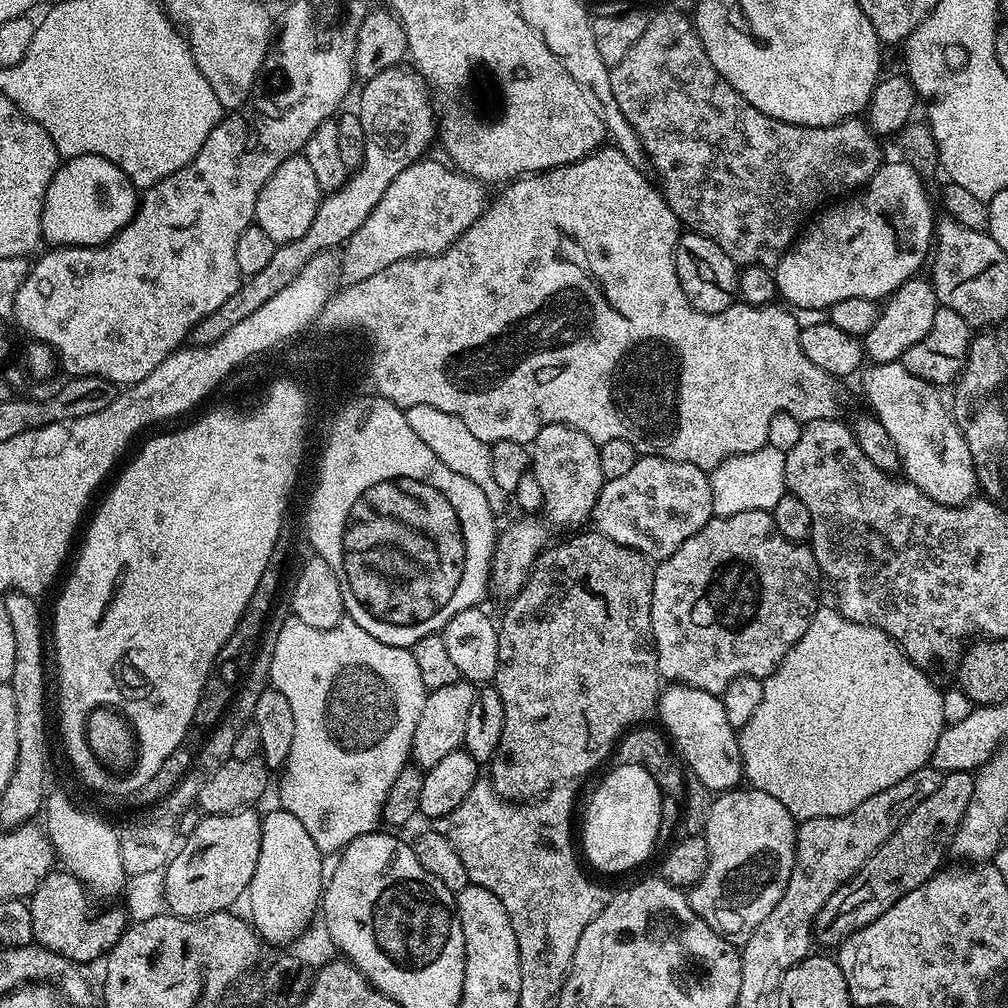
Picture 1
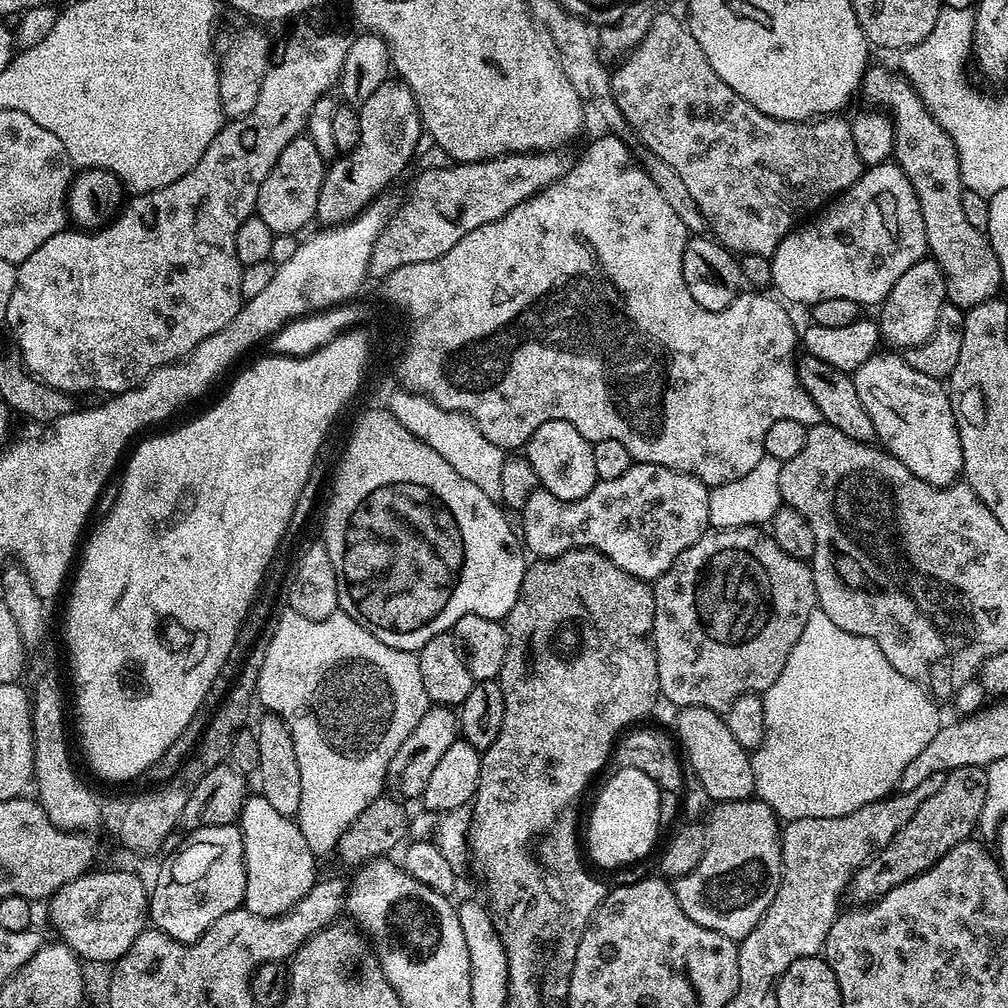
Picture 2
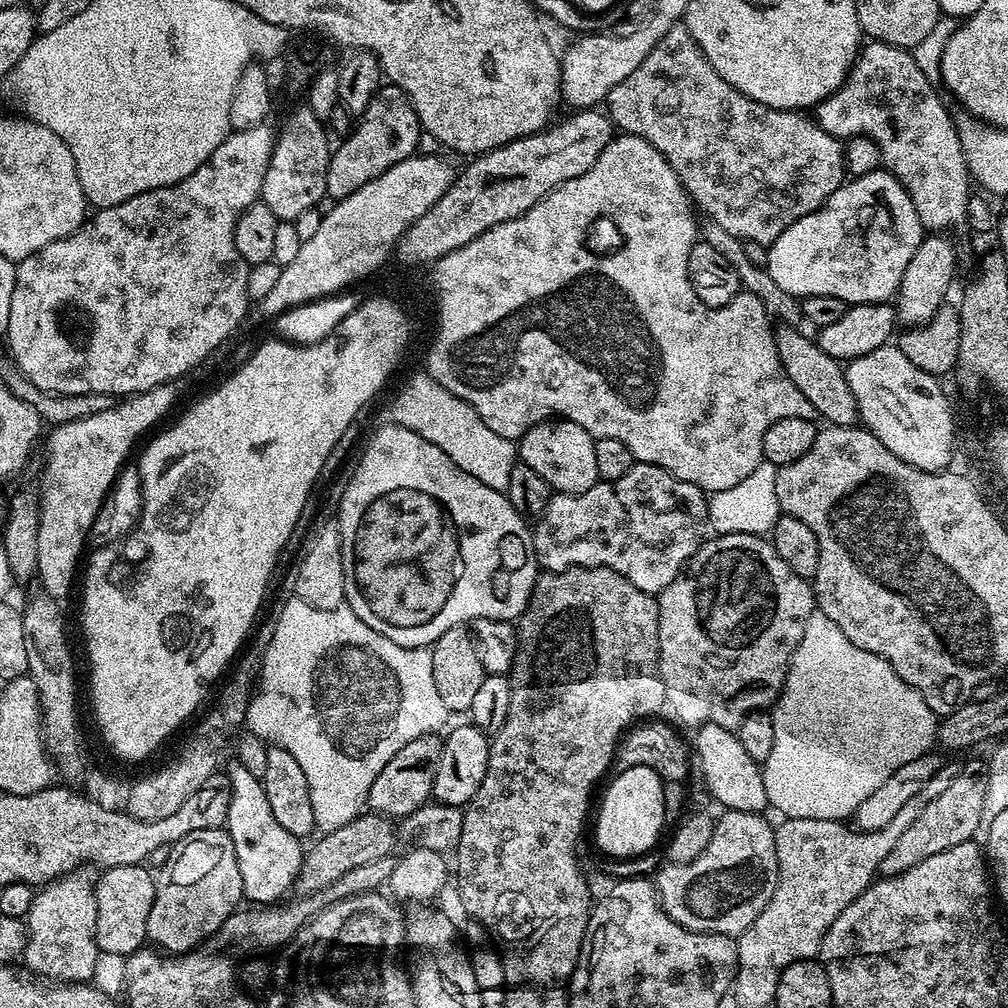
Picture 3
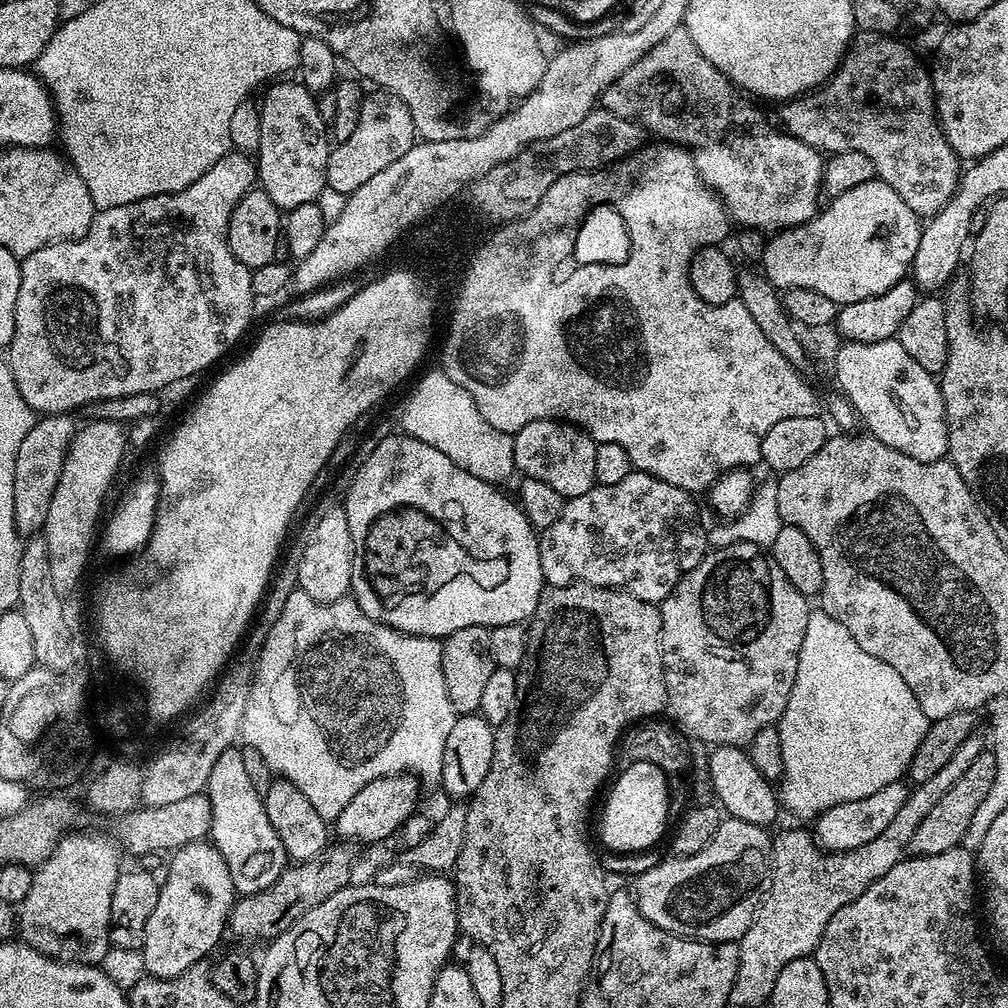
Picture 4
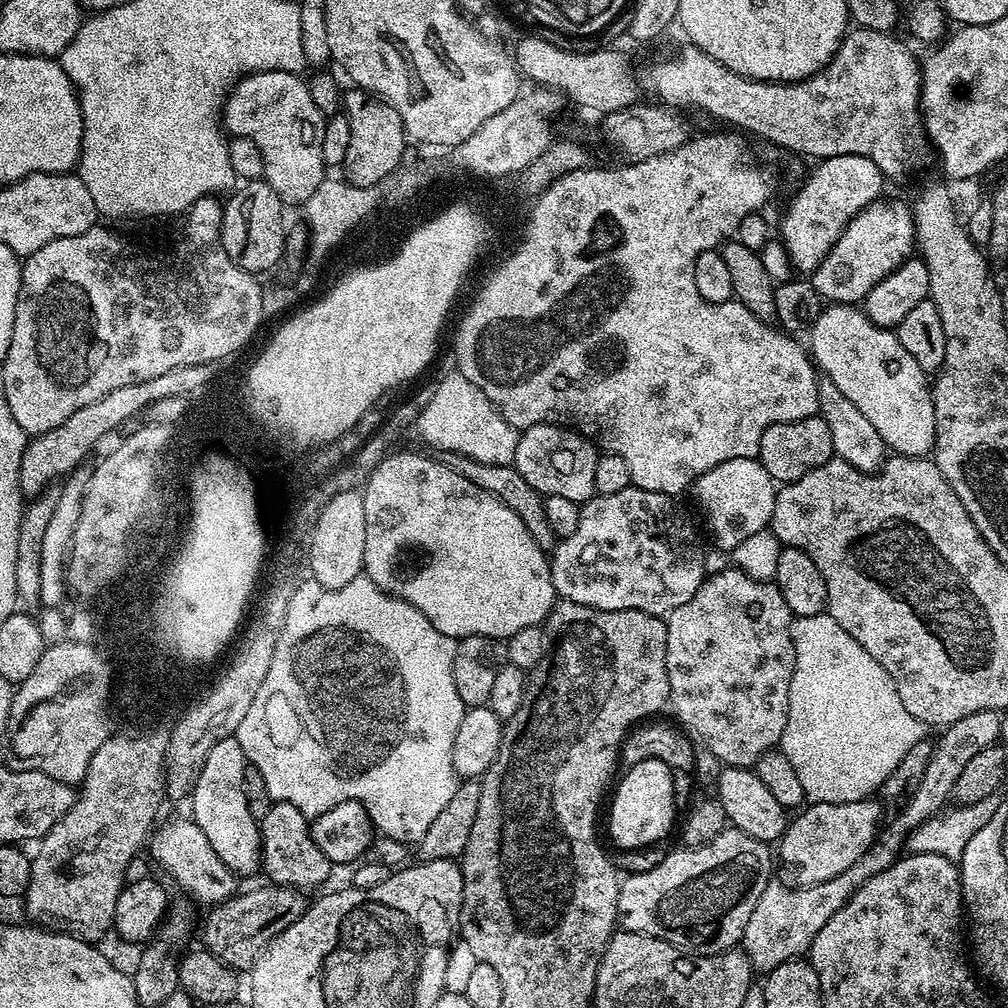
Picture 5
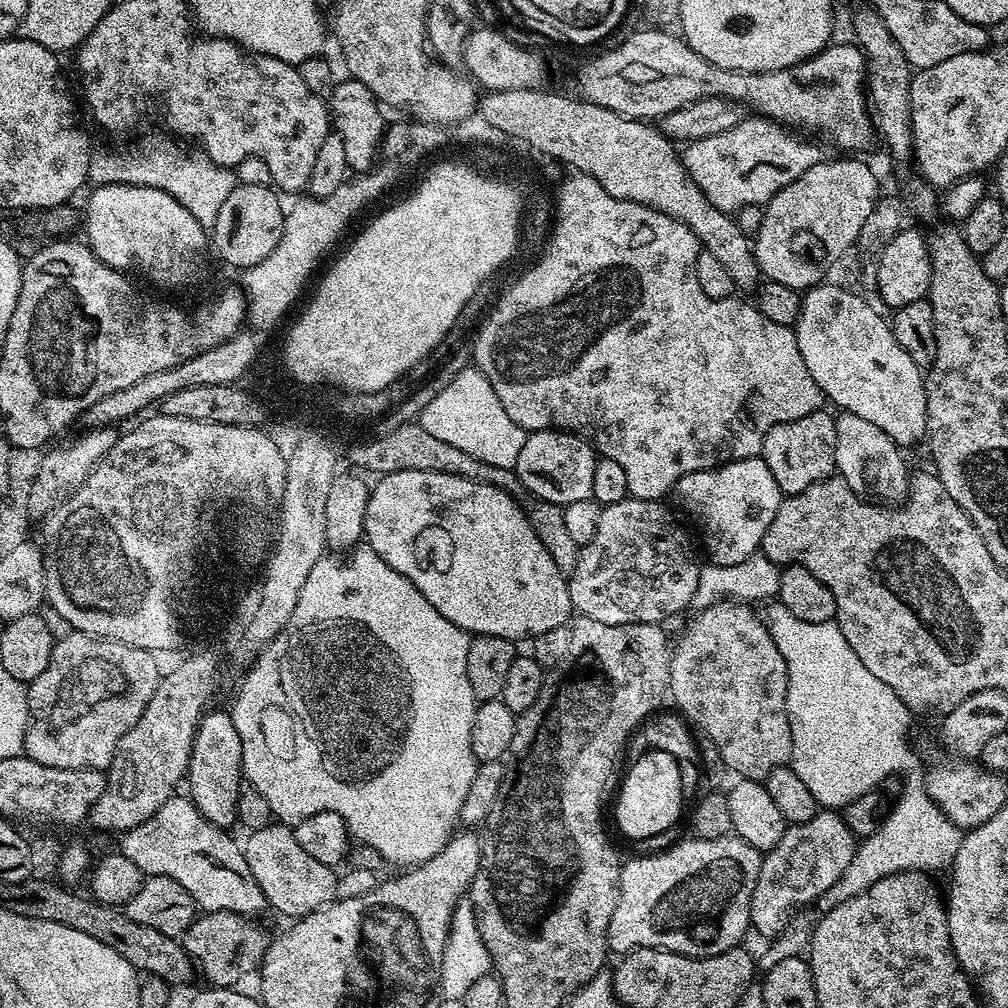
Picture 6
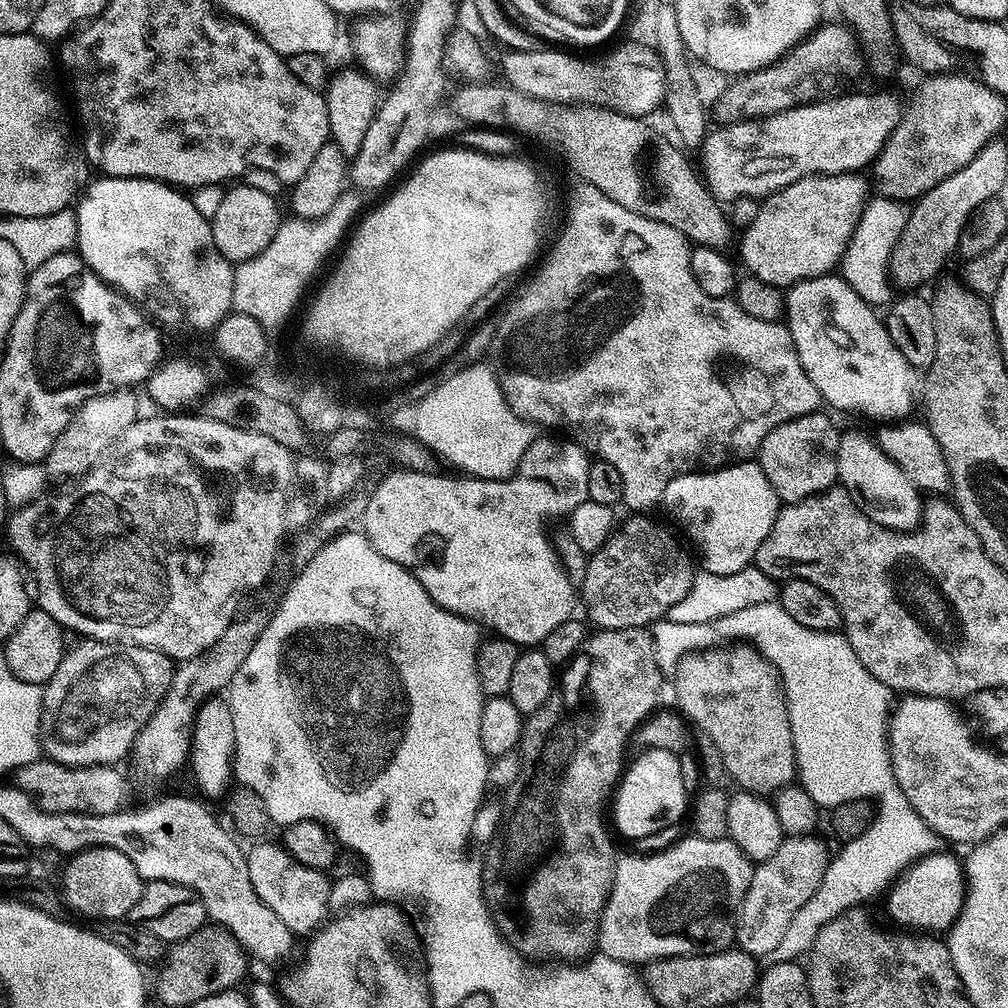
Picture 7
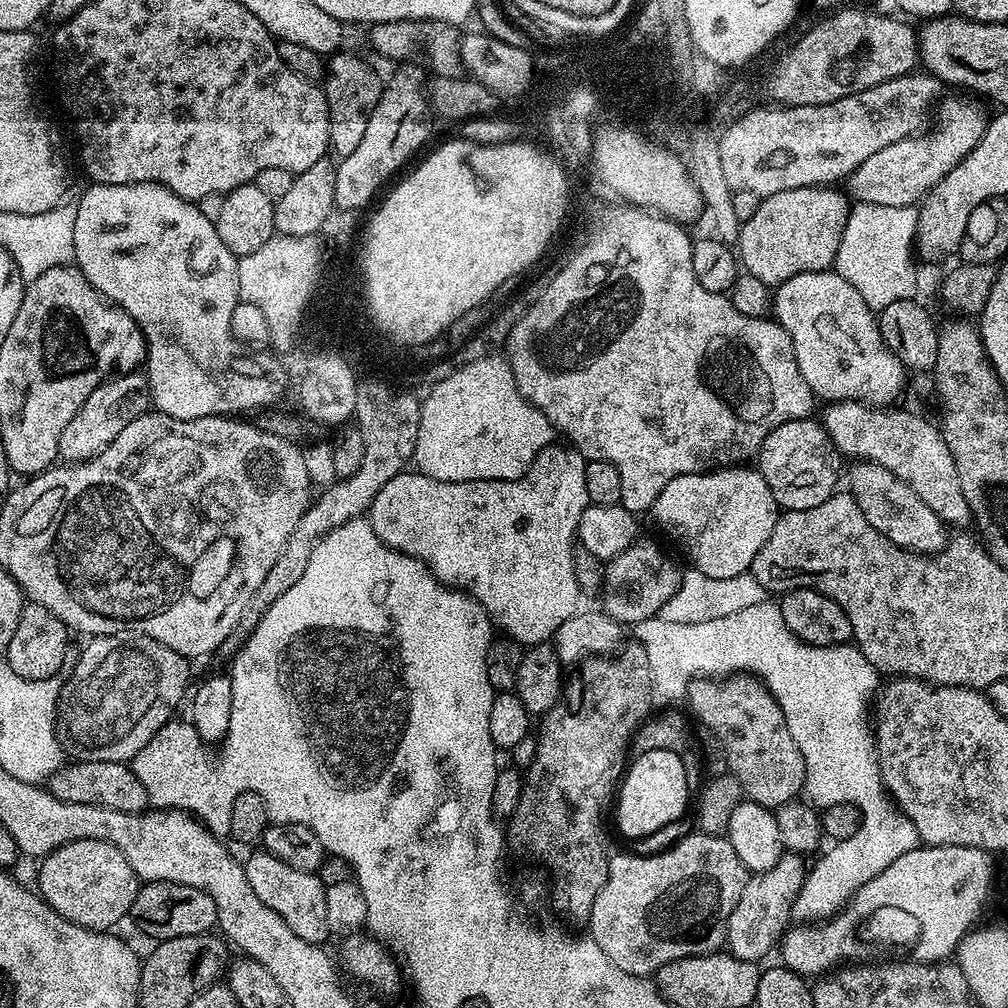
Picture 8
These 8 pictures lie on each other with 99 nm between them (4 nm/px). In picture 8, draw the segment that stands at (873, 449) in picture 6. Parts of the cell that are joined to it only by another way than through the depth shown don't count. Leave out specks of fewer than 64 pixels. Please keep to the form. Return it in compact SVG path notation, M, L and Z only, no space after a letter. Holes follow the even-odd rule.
M856 462L851 465L852 473L848 480L852 497L858 502L862 514L866 514L866 522L874 526L890 542L894 542L898 547L906 549L908 552L919 552L921 554L937 554L946 547L950 536L946 531L943 520L906 486L890 470L886 470L877 464L867 462Z

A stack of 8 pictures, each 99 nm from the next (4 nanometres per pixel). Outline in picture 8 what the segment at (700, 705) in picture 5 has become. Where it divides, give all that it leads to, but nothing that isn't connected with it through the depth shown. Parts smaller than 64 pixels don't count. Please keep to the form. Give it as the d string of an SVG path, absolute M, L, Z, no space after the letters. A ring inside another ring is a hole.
M748 676L724 678L719 682L701 678L689 684L686 700L692 703L691 715L693 717L696 715L703 727L714 730L714 734L718 734L718 742L722 742L726 750L731 775L738 778L747 799L753 800L755 804L760 804L764 808L775 810L781 808L786 802L797 799L804 792L806 770L802 754L790 734L779 702L759 680Z

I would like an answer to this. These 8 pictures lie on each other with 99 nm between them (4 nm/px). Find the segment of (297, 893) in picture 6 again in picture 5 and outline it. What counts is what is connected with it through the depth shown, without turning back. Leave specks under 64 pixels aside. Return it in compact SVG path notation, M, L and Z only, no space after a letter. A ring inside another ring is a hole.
M273 802L270 810L266 810L266 818L259 820L260 826L260 854L262 857L262 872L271 883L281 884L287 888L309 890L324 884L328 875L334 872L334 866L318 850L312 837L309 817L298 810L298 806L290 806Z

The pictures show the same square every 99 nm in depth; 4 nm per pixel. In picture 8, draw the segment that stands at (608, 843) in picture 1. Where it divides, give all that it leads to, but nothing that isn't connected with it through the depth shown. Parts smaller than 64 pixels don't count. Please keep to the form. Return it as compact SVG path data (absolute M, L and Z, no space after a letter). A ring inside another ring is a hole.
M650 750L639 753L635 759L633 764L631 761L627 765L615 801L616 824L629 841L654 834L654 830L662 830L662 826L670 826L670 822L681 819L685 815L684 811L690 808L690 789L686 786L686 770L682 766L681 753Z

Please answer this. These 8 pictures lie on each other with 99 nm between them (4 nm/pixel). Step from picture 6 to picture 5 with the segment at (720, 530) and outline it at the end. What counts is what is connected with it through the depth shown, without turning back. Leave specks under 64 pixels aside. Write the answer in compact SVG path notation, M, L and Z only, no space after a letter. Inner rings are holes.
M734 458L714 466L714 470L706 470L690 489L717 546L723 550L731 550L738 542L746 542L750 534L758 534L771 525L777 491L777 481L766 474L759 459L750 458Z

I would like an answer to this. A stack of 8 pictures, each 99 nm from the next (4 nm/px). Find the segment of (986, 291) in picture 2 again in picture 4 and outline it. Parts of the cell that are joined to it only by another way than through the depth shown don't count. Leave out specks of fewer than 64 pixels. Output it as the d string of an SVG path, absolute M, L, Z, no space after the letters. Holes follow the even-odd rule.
M861 31L849 44L835 72L820 87L779 105L779 123L785 132L820 149L821 153L858 150L866 154L866 158L874 162L877 177L891 186L894 194L898 194L916 216L927 218L938 214L955 194L962 161L950 146L936 115L936 95L932 92L929 69L920 65L919 58L904 42L894 36L881 36L879 32Z

